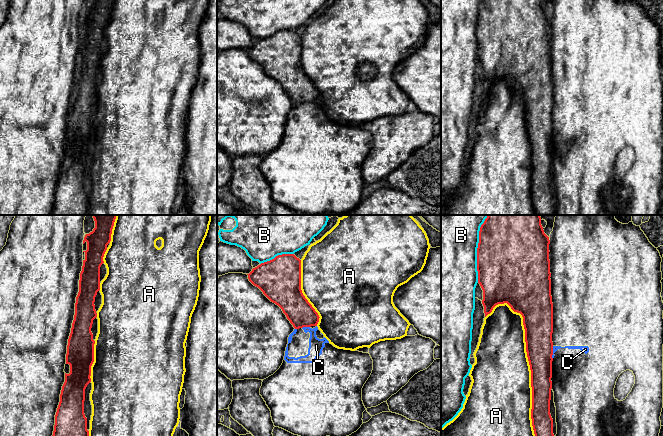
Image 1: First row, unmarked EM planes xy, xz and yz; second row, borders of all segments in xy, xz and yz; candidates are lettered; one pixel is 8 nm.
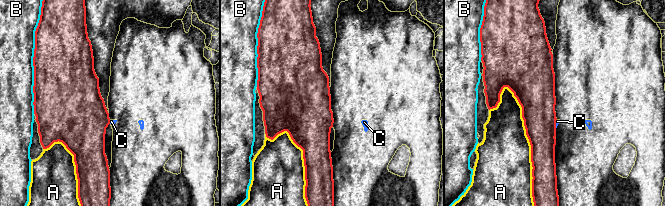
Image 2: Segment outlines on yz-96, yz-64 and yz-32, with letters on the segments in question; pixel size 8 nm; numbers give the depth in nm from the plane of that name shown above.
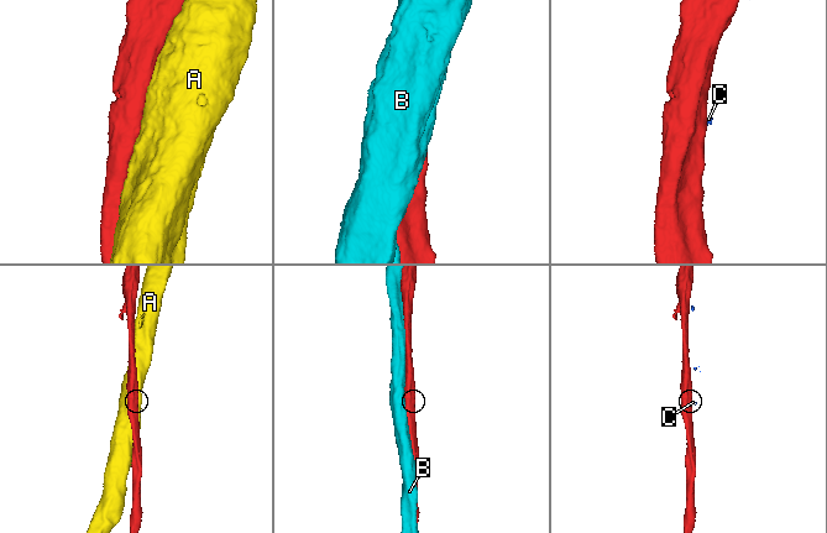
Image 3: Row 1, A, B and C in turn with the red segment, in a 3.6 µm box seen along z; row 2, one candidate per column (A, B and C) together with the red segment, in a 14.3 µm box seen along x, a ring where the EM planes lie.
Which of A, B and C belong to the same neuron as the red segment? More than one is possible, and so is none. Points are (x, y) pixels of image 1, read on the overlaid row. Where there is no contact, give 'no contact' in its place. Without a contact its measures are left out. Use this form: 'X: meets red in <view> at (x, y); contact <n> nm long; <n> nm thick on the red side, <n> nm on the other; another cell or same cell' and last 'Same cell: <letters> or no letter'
A: meets red in yz at (529, 364); contact 1100 nm long; 220 nm thick on the red side, 480 nm on the other; another cell
B: meets red in yz at (477, 249); contact 550 nm long; 500 nm thick on the red side, 500 nm on the other; another cell
C: meets red in yz at (552, 352); contact 100 nm long; 240 nm thick on the red side, 50 nm on the other; another cell
Same cell: no letter

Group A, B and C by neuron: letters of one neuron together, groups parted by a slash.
A / B / C

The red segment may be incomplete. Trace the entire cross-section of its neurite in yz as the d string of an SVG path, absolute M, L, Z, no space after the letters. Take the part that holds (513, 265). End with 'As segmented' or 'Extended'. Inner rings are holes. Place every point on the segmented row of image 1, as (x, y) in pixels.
M488 215L479 231L477 248L478 283L483 290L482 304L485 317L498 304L507 303L523 317L526 352L531 370L532 409L531 419L535 436L554 436L550 414L553 355L553 303L549 260L549 237L544 233L540 215Z. As segmented

